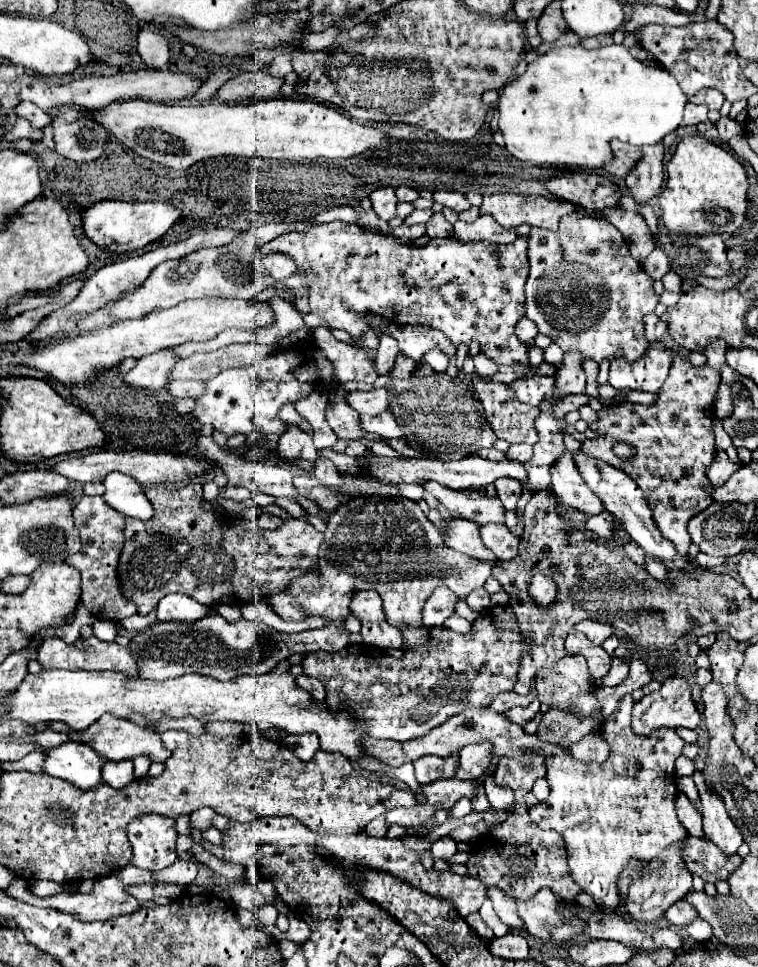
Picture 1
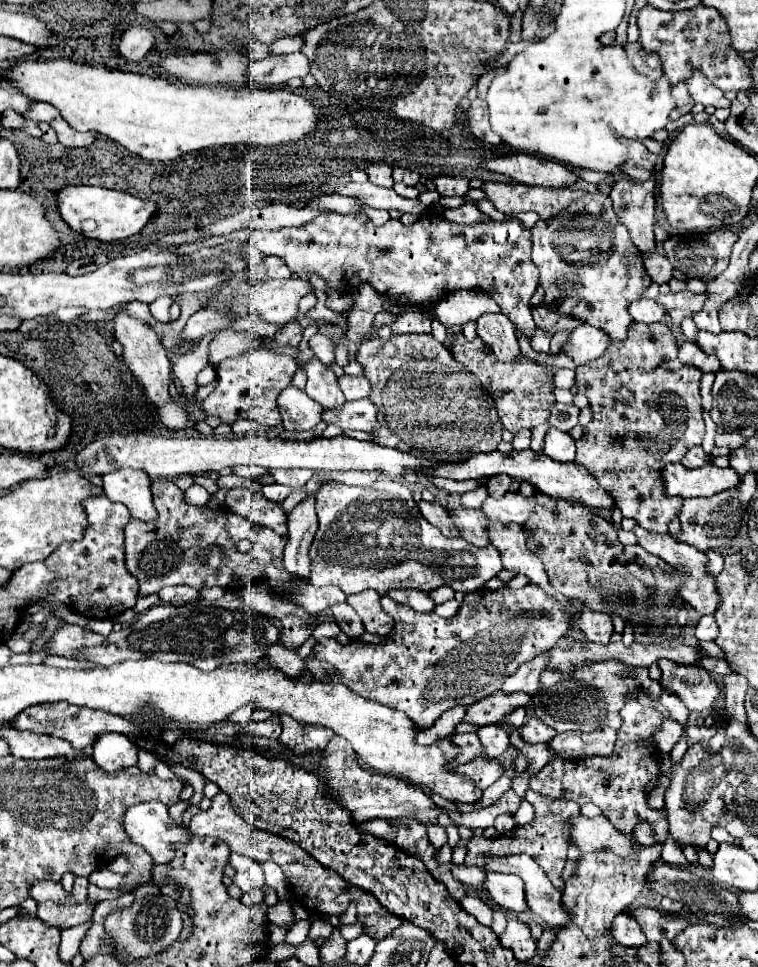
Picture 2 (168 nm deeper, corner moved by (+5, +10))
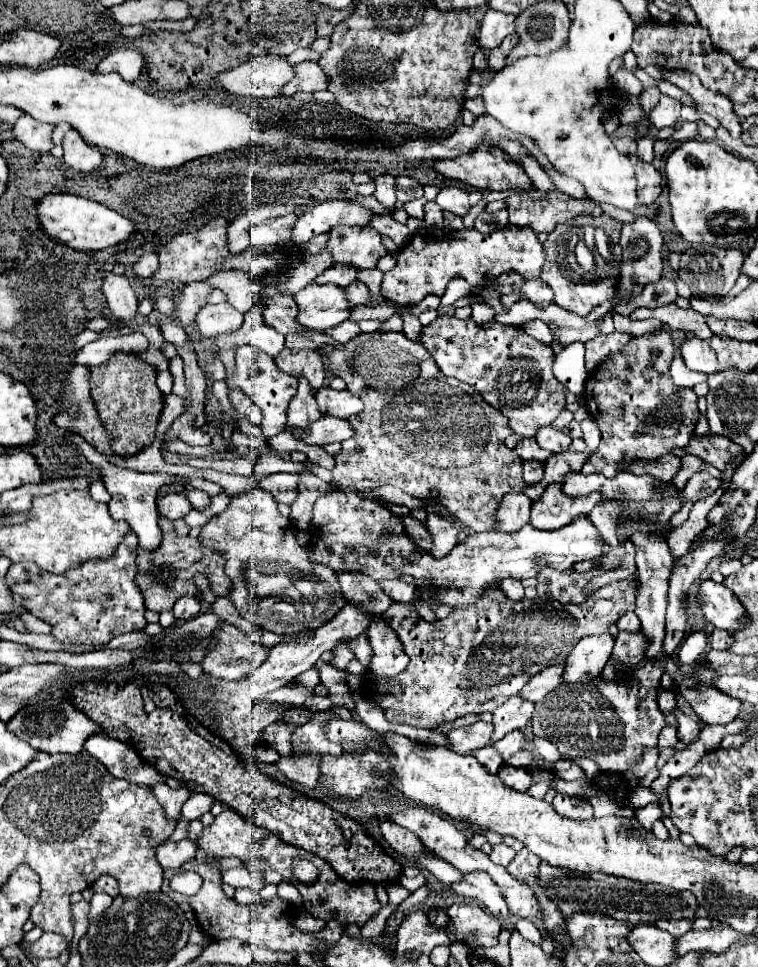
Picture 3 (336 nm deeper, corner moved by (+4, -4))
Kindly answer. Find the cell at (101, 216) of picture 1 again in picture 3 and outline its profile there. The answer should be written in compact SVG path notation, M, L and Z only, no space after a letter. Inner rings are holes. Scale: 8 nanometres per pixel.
M48 194L38 202L38 218L44 226L44 230L50 234L50 238L54 238L60 244L66 244L74 250L104 250L108 246L116 246L126 242L134 230L136 224L118 214L116 210L110 210L108 206L88 200L88 198L80 198L80 196L72 196L72 194Z

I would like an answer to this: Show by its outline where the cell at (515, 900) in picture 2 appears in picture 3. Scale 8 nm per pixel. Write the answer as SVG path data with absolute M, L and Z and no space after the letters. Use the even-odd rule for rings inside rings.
M484 872L464 874L464 878L460 882L452 884L452 890L460 896L478 900L482 906L486 906L498 918L508 918L512 914L506 904L506 898L498 890L498 886Z

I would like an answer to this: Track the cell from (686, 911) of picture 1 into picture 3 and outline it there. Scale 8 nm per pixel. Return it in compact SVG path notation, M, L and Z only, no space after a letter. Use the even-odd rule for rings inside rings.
M660 918L654 925L661 930L674 934L674 936L682 936L686 930L690 930L688 920L664 920L664 918Z

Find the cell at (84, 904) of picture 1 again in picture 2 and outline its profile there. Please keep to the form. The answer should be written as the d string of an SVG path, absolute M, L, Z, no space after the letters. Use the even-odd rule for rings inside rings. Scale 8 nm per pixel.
M91 900L83 902L83 904L55 904L55 902L39 902L39 910L37 910L37 918L47 924L47 926L55 926L59 930L63 928L71 928L77 924L83 924L91 918L95 910L95 904Z

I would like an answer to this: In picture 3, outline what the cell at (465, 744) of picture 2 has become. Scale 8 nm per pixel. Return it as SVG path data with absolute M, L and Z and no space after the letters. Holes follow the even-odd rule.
M484 746L484 748L476 750L472 756L474 756L482 766L486 766L490 774L496 774L498 768L500 768L500 764L502 764L502 758L498 756L498 752L496 752L494 746Z

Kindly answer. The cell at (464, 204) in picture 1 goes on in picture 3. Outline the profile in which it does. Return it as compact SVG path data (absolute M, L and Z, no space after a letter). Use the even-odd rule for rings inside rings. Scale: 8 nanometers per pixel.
M442 188L438 198L436 198L438 206L442 210L448 210L448 212L454 212L456 216L464 216L470 208L468 204L468 190L462 190L462 188Z

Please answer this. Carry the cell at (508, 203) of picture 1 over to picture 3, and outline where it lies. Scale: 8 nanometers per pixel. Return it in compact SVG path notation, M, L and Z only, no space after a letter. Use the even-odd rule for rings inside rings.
M540 192L532 194L512 194L506 200L506 210L510 214L508 222L512 226L530 226L534 232L550 234L556 224L568 222L580 214L600 214L598 206L574 200L564 192Z

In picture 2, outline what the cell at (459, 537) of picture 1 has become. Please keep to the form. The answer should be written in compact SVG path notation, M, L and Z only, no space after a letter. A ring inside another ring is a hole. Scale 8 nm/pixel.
M417 502L417 506L419 506L419 512L423 514L423 518L429 522L429 524L433 524L433 526L437 526L445 536L459 536L459 530L457 530L457 526L451 522L451 518L447 516L447 510L443 508L443 506L439 506L437 502L433 502L433 504L429 504L429 502Z

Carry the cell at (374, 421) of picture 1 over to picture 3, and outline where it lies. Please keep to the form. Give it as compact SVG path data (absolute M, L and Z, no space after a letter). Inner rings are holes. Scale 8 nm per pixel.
M322 416L312 424L312 434L304 440L308 444L330 444L330 442L344 442L348 438L356 436L356 430L350 426L348 420L336 418L336 416Z

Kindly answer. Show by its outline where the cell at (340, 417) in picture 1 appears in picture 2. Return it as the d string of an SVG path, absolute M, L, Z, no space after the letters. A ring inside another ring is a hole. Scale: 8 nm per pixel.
M311 358L307 364L301 366L307 374L307 394L319 402L321 406L333 408L333 406L341 406L343 400L343 392L337 386L337 376L327 370L319 358Z

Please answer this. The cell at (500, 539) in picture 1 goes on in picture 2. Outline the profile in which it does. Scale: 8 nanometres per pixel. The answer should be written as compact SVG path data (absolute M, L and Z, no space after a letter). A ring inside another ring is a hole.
M455 508L447 510L453 524L461 530L461 538L475 546L487 546L489 544L489 534L487 534L487 518L481 510L465 510L465 508Z

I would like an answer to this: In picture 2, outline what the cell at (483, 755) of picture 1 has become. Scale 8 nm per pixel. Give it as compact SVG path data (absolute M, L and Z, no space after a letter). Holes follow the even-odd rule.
M501 724L483 726L477 734L479 734L479 740L483 742L485 756L499 758L499 756L511 746L511 742L509 742L509 734L503 730Z

